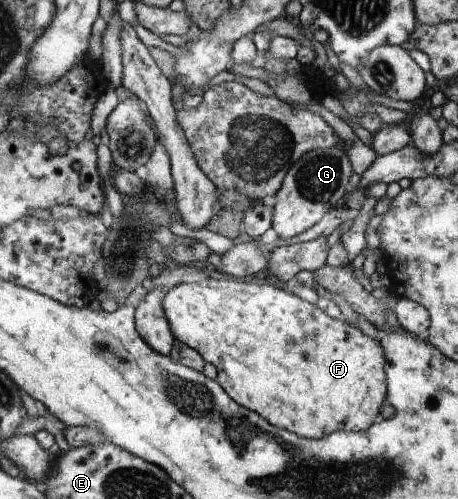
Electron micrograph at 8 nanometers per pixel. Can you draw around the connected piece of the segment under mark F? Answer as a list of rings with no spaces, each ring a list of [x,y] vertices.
[[[206,278],[191,284],[180,284],[175,287],[165,299],[165,312],[173,328],[173,334],[183,345],[193,347],[202,354],[205,361],[213,364],[218,371],[218,381],[228,391],[228,395],[242,403],[242,407],[250,407],[270,421],[272,425],[297,433],[303,438],[322,439],[337,431],[361,432],[368,431],[376,422],[380,421],[380,409],[387,399],[386,350],[382,341],[382,335],[375,337],[362,333],[354,324],[344,319],[336,319],[322,311],[316,304],[309,303],[292,294],[289,289],[276,289],[272,285],[256,285],[244,281],[232,281],[228,279]]]

